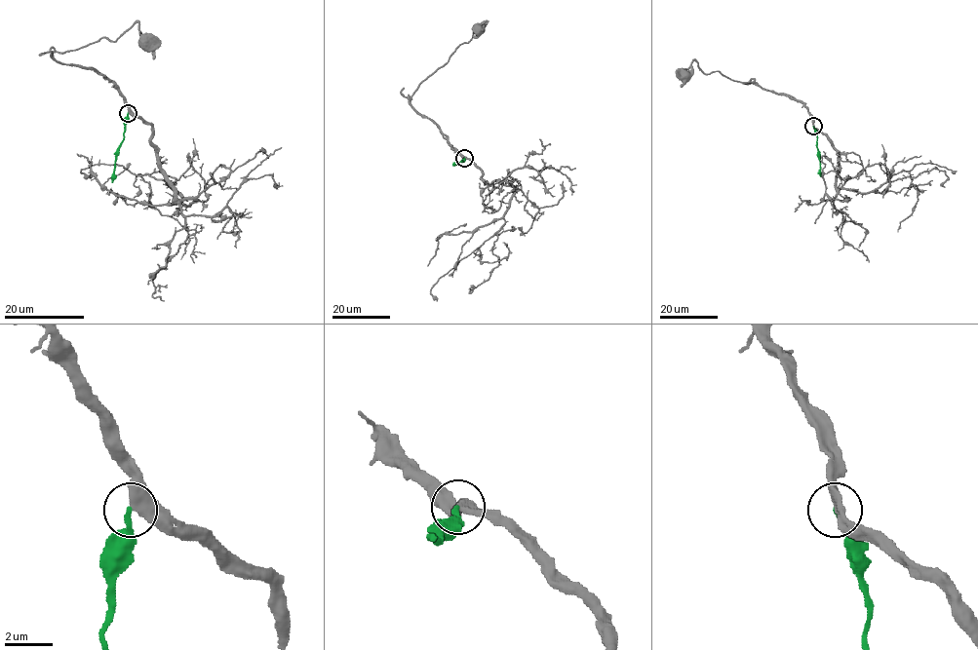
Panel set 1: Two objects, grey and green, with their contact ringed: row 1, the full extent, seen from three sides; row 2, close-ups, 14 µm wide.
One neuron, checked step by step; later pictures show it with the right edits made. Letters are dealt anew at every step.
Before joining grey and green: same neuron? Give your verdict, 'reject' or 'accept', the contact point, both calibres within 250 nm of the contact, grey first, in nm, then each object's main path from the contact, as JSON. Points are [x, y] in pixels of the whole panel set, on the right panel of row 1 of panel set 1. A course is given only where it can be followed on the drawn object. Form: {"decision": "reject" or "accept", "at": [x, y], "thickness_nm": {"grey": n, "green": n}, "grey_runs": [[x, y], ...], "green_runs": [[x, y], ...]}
{"decision": "reject", "at": [813, 126], "thickness_nm": {"grey": 340, "green": 200}, "grey_runs": [[813, 126], [801, 102], [763, 89], [755, 82], [736, 81], [718, 71], [705, 74], [694, 60], [685, 73]], "green_runs": [[813, 126], [821, 176]]}

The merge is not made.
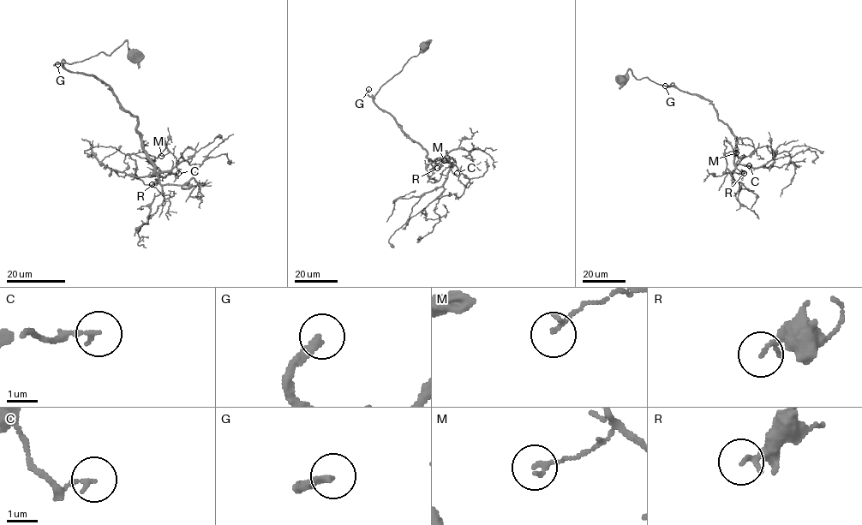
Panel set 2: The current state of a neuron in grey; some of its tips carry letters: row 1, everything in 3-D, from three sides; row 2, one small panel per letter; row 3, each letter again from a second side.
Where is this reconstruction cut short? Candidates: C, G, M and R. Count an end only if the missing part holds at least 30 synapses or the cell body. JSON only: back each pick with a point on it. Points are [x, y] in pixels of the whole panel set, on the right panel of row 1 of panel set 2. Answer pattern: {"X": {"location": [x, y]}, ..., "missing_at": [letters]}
{"G": {"location": [665, 86]}, "missing_at": ["G"]}

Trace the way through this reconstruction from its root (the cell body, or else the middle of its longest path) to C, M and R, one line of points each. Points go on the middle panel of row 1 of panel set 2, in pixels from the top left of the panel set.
C: (423, 46), (380, 88), (374, 102), (427, 151), (430, 160), (440, 158), (448, 162), (451, 172), (457, 173)
M: (423, 46), (380, 88), (374, 102), (427, 151), (430, 160), (440, 158), (456, 164), (451, 158), (444, 160)
R: (423, 46), (380, 88), (374, 102), (427, 151), (430, 160), (441, 160), (437, 168)

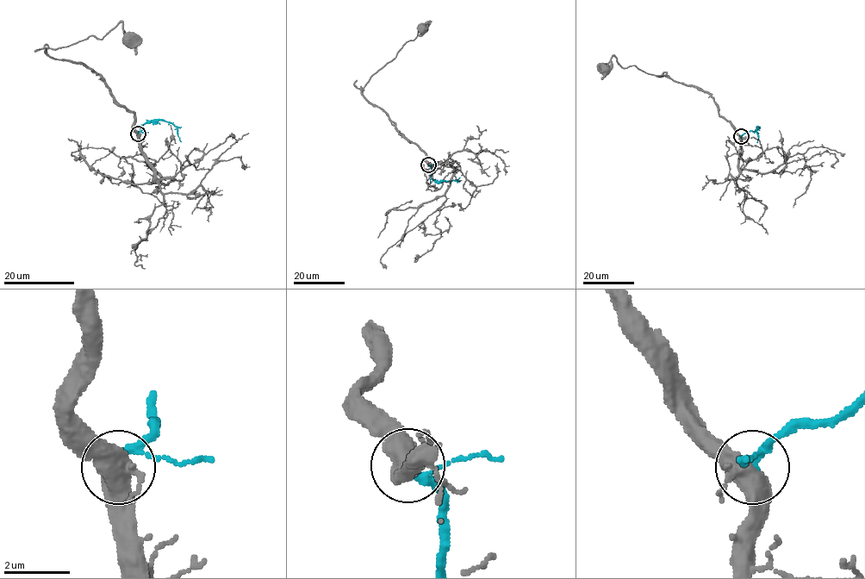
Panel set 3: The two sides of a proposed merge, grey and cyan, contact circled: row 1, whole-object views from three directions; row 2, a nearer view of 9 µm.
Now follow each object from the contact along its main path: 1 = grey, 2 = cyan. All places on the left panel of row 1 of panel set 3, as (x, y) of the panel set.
1: (138, 133), (134, 115), (97, 73), (46, 52), (90, 35), (102, 39), (121, 22), (127, 38)
2: (138, 133), (142, 125), (164, 120), (177, 127), (181, 142)

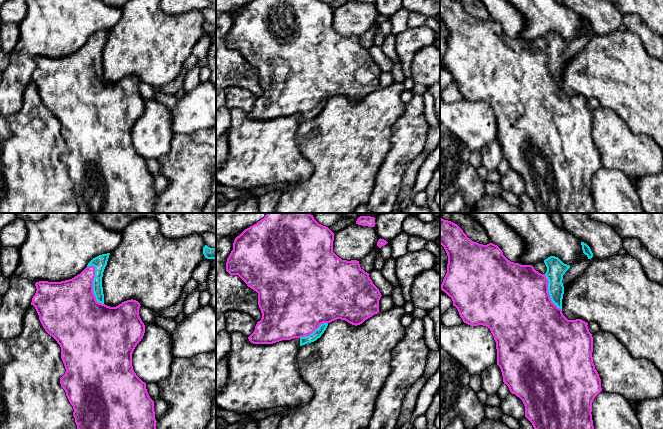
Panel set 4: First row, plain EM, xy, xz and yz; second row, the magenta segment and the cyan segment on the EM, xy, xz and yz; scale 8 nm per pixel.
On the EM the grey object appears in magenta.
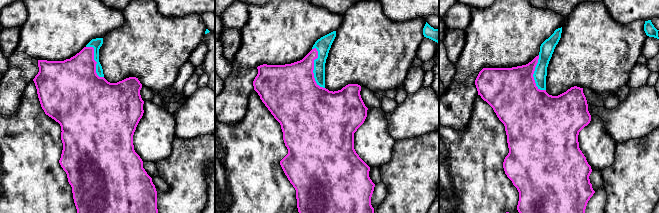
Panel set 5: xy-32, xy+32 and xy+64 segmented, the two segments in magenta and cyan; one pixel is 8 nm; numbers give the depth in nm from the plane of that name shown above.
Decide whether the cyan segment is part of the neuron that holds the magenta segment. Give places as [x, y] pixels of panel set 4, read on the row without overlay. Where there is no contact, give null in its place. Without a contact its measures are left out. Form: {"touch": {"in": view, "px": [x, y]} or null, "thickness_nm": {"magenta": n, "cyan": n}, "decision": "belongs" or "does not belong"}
{"touch": {"in": "xy", "px": [92, 60]}, "thickness_nm": {"magenta": 420, "cyan": 110}, "decision": "belongs"}

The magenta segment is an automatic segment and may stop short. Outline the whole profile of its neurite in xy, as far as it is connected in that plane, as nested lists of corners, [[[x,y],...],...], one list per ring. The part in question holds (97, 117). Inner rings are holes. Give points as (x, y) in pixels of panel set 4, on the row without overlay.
[[[110,29],[93,34],[87,43],[72,55],[61,58],[39,57],[33,81],[45,107],[61,123],[61,135],[66,148],[60,154],[61,163],[73,182],[73,192],[78,213],[156,213],[154,177],[150,174],[146,159],[134,148],[132,129],[145,109],[145,101],[139,92],[140,79],[127,76],[116,83],[104,80],[102,53]]]

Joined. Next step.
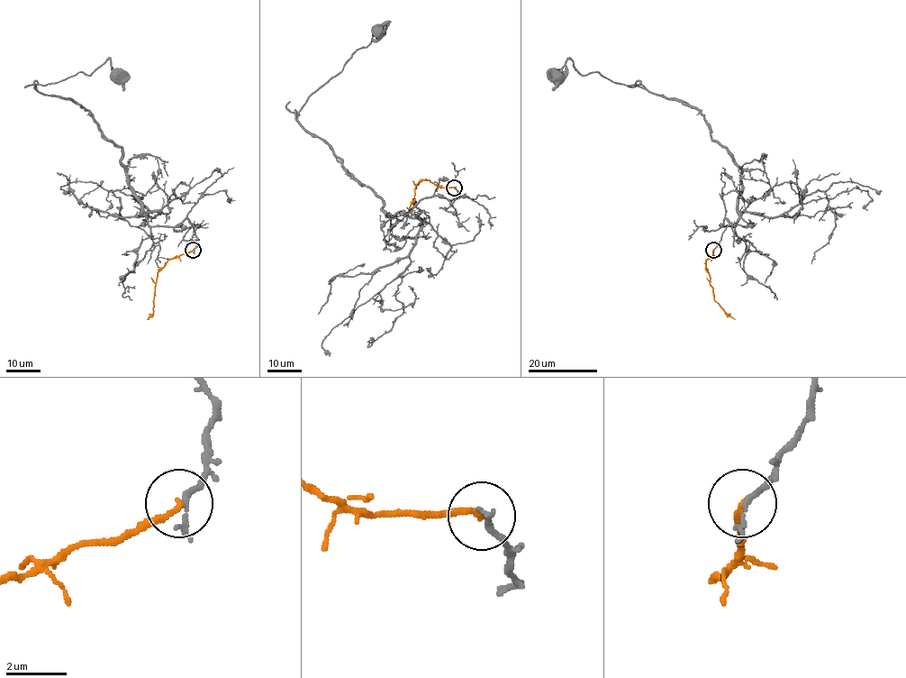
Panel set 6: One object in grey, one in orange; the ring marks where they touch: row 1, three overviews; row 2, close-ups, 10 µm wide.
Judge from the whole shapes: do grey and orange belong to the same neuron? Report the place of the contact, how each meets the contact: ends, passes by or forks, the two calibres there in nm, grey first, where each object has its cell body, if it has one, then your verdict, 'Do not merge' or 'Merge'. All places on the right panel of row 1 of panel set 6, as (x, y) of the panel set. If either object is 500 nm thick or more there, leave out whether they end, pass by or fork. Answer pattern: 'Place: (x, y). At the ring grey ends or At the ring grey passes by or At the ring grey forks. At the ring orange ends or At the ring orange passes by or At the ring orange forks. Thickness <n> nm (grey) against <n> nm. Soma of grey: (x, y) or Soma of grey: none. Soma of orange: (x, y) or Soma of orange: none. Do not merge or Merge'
Place: (713, 250). At the ring grey passes by. At the ring orange ends. Thickness 150 nm (grey) against 190 nm. Soma of grey: (556, 76). Soma of orange: none. Merge

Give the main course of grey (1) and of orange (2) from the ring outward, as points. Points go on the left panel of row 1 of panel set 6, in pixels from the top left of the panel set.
1: (194, 249), (186, 219), (148, 224), (122, 150), (93, 115), (36, 85), (90, 75), (109, 59), (115, 74)
2: (193, 249), (169, 259), (158, 272), (153, 312), (147, 319)

